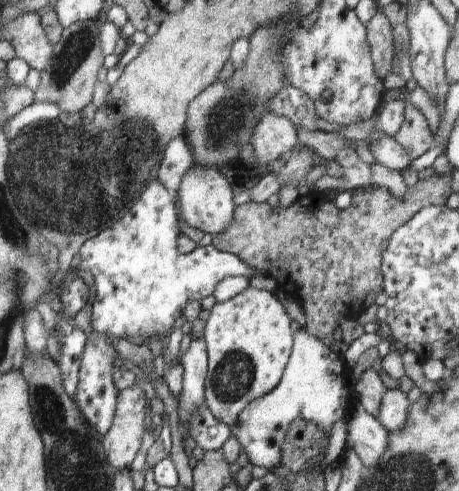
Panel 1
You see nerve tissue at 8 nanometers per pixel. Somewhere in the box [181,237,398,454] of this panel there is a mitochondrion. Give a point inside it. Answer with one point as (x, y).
(231, 379)

